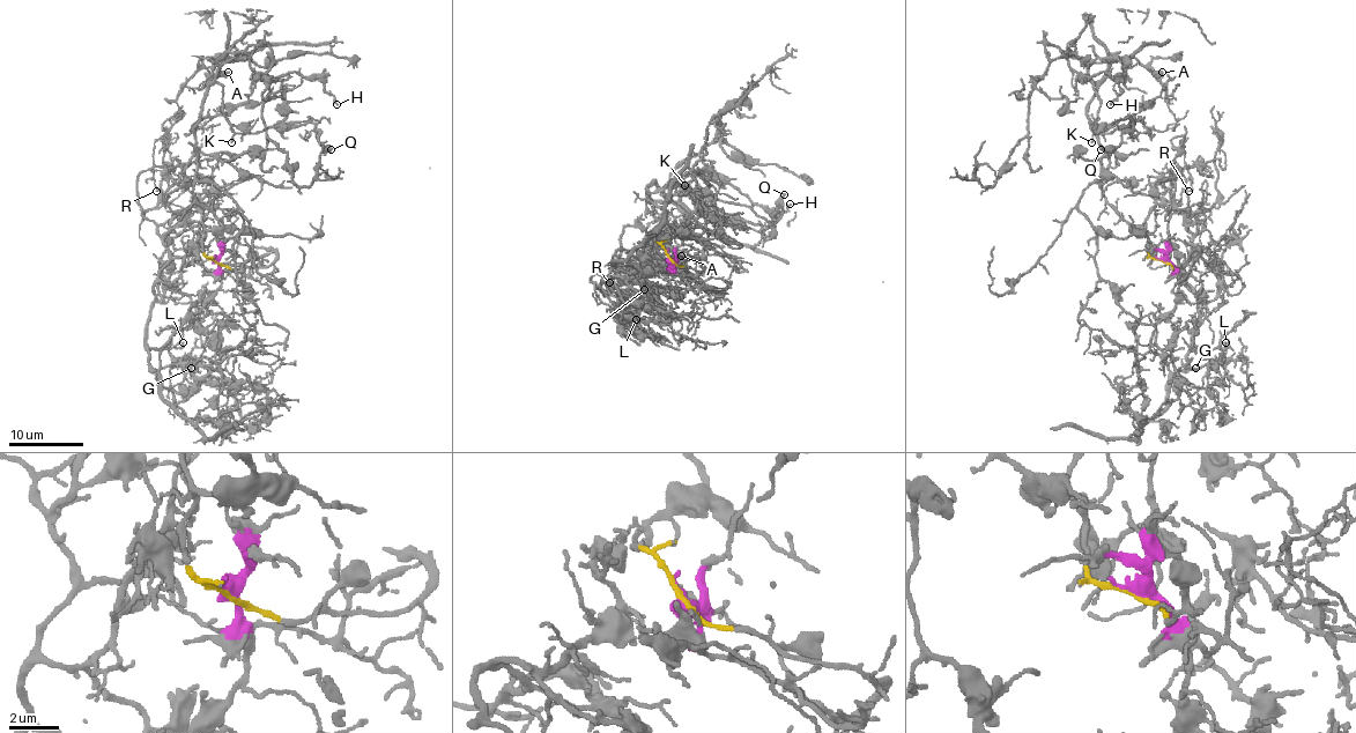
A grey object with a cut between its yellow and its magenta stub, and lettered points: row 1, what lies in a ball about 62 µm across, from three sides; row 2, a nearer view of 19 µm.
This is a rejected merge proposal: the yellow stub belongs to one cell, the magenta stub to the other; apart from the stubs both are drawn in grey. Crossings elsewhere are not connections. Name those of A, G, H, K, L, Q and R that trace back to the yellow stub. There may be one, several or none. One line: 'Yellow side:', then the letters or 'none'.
Yellow side: A, H, K, Q

